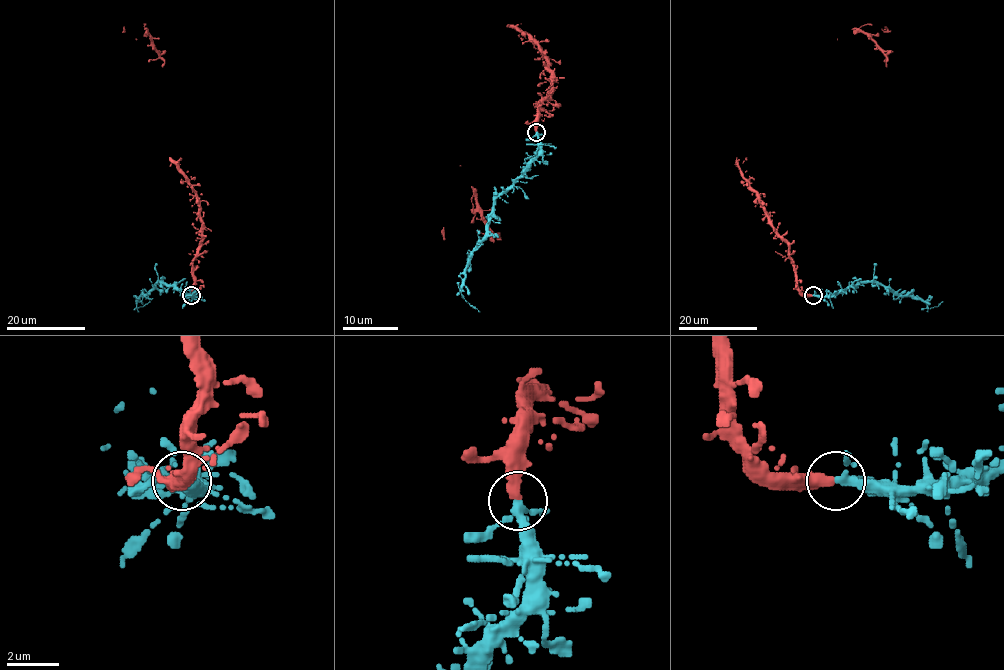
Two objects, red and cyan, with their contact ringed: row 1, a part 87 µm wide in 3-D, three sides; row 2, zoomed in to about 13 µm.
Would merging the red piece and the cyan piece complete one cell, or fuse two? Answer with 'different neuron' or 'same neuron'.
same neuron

